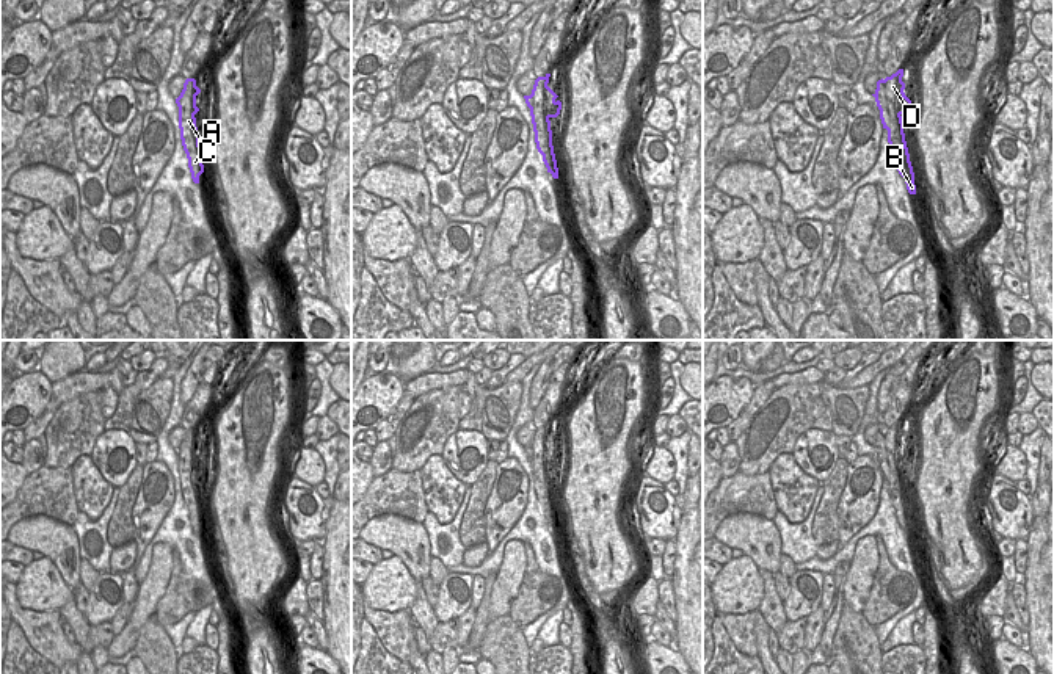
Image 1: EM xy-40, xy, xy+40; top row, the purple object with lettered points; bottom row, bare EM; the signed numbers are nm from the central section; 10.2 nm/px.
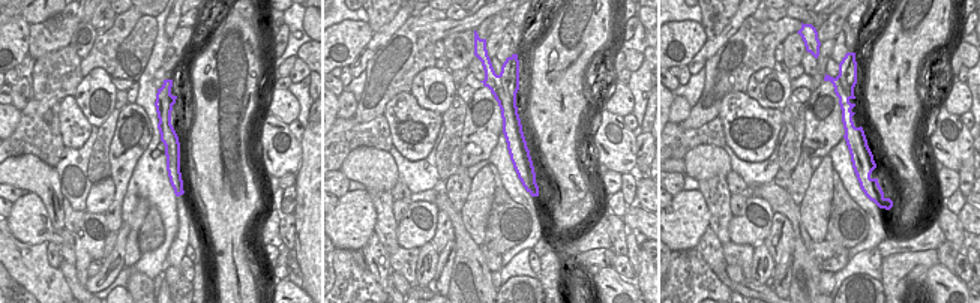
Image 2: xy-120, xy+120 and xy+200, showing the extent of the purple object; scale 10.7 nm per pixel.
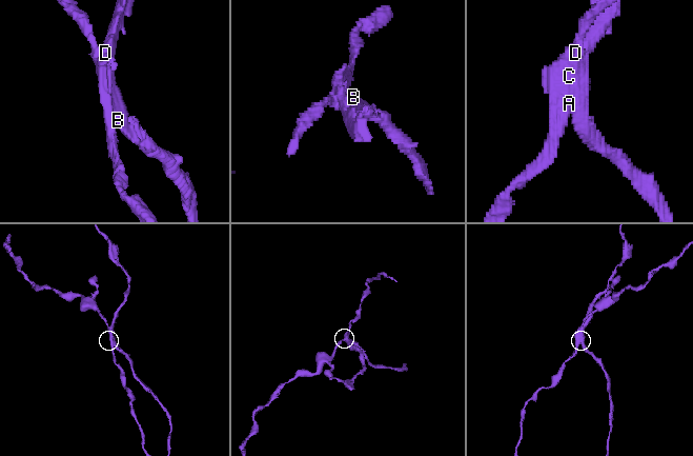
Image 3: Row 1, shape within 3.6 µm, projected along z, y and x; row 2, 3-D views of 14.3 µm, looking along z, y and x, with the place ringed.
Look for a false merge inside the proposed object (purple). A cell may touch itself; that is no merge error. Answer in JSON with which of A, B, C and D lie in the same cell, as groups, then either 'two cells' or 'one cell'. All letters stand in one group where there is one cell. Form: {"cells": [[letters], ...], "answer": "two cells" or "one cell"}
{"cells": [["A", "C", "D"], ["B"]], "answer": "two cells"}

